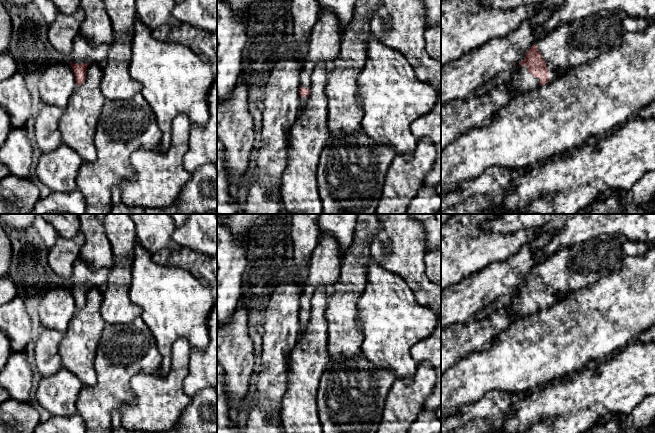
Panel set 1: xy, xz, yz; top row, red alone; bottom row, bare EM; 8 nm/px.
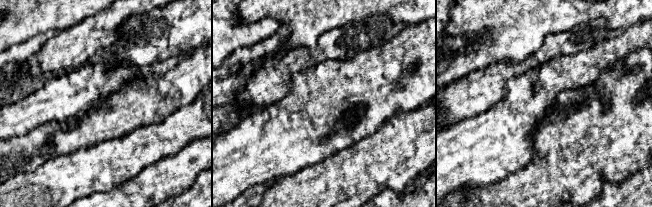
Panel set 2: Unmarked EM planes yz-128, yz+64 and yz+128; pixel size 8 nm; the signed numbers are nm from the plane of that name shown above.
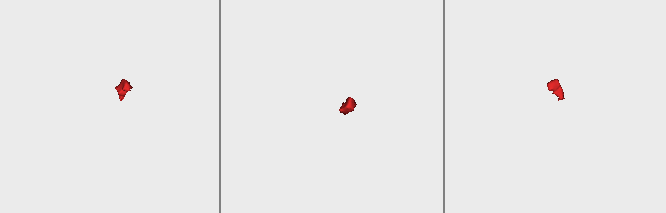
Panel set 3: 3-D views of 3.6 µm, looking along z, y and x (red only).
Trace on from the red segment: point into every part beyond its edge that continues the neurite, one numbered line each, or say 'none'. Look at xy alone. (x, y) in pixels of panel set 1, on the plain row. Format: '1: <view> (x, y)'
1: xy (82, 275)

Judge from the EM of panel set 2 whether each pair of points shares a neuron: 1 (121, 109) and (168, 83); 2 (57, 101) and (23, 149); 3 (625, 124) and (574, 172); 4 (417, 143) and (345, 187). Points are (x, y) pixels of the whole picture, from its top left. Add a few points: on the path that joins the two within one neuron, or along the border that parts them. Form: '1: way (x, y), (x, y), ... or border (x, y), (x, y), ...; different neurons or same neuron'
1: way (133, 106), (156, 95); same neuron
2: border (63, 120), (39, 124), (19, 135); different neurons
3: way (612, 134), (587, 159); same neuron
4: way (399, 150), (391, 158), (376, 162), (363, 170); same neuron

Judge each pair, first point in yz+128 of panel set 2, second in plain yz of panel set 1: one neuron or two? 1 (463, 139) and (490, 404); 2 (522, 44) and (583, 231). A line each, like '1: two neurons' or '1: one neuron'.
1: two neurons
2: one neuron

